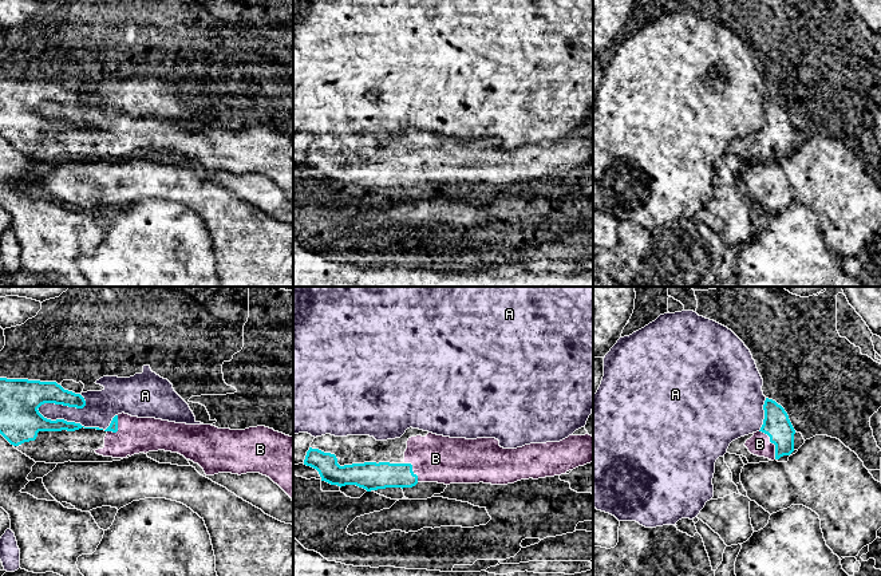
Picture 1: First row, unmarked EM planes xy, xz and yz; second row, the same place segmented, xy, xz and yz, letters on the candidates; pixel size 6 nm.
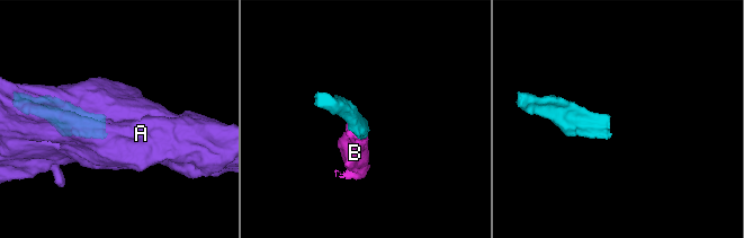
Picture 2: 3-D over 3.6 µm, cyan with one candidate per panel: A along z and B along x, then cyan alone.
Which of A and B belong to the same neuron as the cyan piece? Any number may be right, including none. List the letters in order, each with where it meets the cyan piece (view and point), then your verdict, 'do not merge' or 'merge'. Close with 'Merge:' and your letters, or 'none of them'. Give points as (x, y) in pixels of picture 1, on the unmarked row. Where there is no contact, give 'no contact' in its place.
A: meets cyan in xy at (78, 123); do not merge
B: meets cyan in yz at (773, 142); merge
Merge: B

